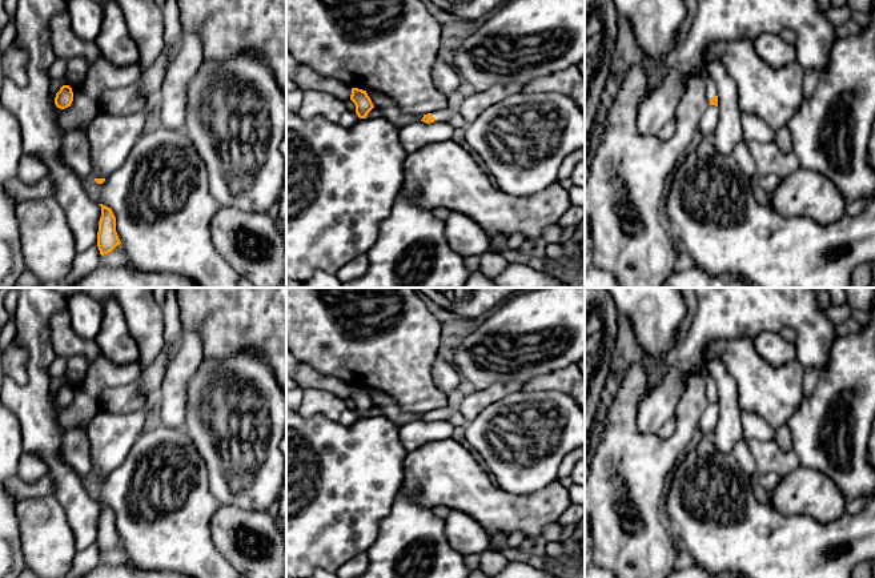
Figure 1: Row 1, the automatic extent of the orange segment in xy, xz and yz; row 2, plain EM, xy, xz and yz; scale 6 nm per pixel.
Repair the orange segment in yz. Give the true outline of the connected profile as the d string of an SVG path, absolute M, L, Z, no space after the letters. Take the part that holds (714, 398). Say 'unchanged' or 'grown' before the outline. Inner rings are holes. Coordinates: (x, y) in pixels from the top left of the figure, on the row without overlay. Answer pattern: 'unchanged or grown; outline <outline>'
grown; outline M710 373L705 377L705 381L706 381L706 397L709 402L718 405L717 382L714 381Z

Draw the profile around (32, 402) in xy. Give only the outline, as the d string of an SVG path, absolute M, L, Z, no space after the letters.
M16 288L16 340L27 350L28 380L17 385L4 378L1 402L19 420L24 453L37 454L48 466L56 490L53 497L63 506L73 531L76 551L97 542L101 505L87 491L83 475L63 457L64 430L57 424L57 405L51 393L48 368L56 354L51 342L51 318L67 312L67 298L49 288Z

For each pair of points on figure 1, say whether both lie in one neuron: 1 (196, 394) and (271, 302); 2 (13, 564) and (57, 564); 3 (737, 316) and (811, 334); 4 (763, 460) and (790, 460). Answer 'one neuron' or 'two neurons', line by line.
1: two neurons
2: two neurons
3: one neuron
4: one neuron

